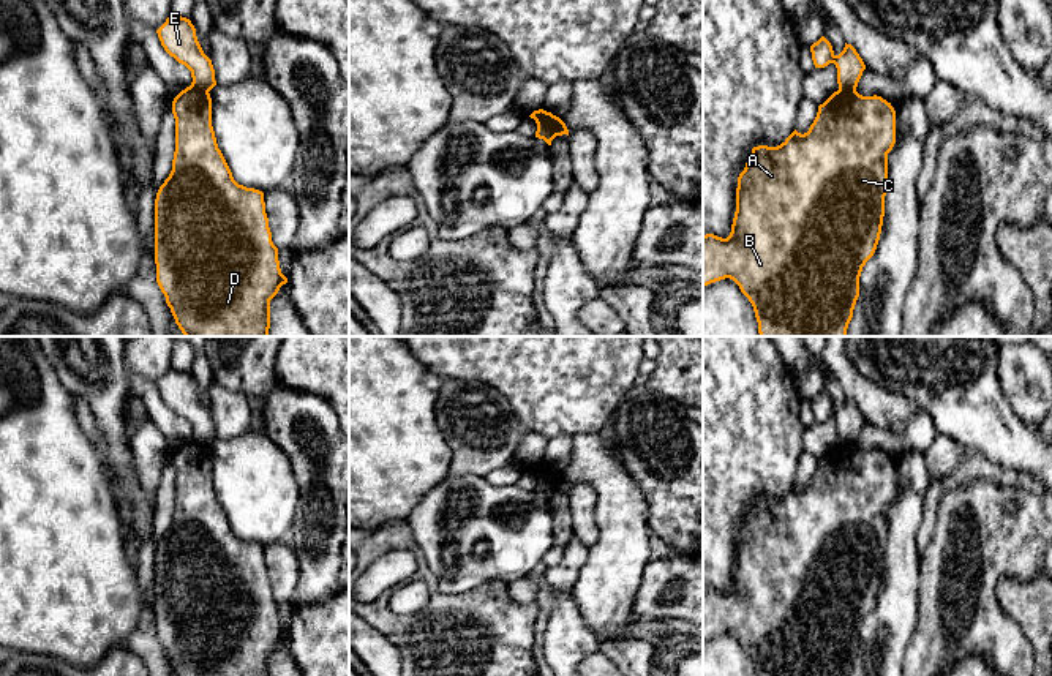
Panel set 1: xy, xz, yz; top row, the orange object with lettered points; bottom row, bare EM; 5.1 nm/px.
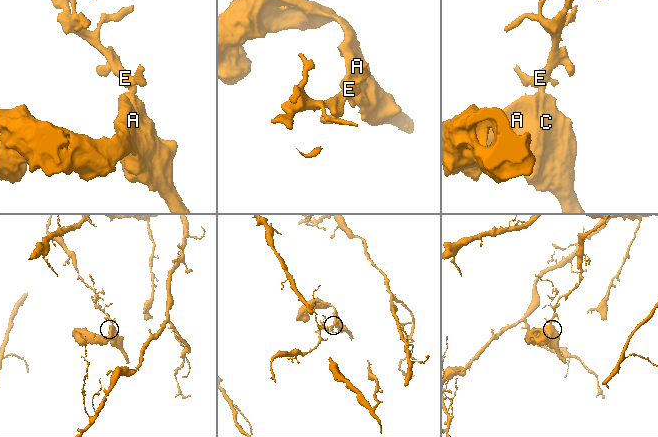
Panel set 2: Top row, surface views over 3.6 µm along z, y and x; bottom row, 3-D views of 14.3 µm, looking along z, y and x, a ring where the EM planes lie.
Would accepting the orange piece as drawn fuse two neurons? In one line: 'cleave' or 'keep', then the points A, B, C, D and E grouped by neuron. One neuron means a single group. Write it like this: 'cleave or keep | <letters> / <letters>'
cleave | A B C D / E

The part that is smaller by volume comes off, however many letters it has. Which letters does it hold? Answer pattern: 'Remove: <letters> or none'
Remove: A, B, C, D

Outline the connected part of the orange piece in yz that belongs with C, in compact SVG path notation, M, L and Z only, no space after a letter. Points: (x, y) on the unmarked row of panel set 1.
M839 442L818 460L807 486L795 483L777 501L753 501L738 531L730 589L703 589L703 640L733 633L752 657L757 676L850 676L862 621L874 610L881 588L888 507L894 498L896 464L891 456Z

